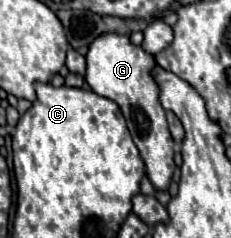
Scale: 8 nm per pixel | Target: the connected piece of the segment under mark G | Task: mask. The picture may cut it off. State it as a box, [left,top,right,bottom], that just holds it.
[86,35,174,189]

